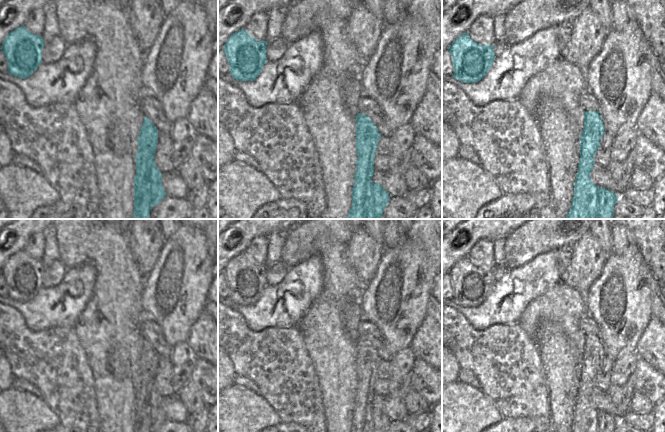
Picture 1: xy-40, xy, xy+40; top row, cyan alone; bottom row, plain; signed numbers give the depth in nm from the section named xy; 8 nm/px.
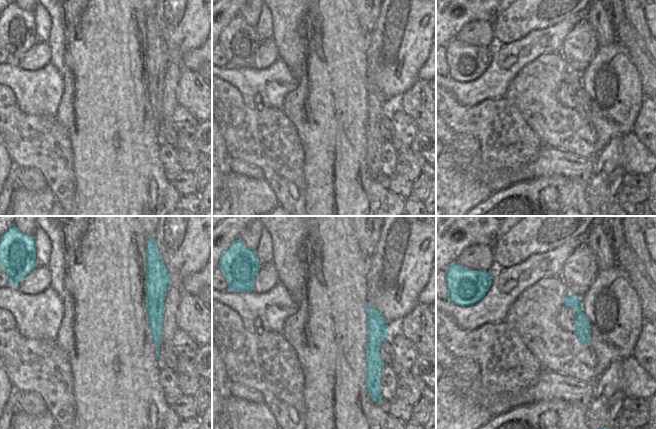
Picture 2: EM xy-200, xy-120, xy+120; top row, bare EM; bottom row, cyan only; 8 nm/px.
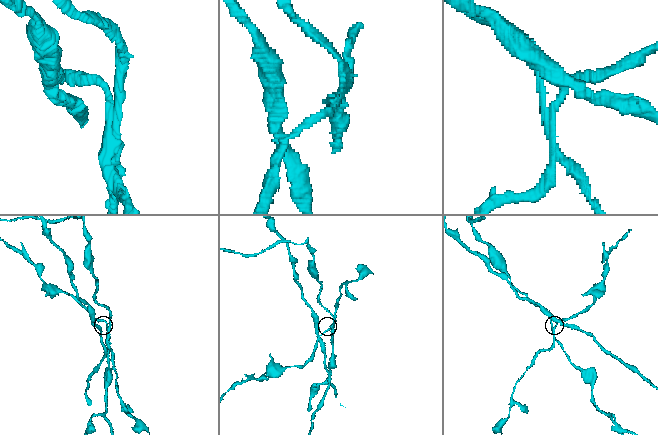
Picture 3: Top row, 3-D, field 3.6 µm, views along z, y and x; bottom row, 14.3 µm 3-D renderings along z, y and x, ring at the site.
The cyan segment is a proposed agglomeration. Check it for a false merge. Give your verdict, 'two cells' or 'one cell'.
two cells

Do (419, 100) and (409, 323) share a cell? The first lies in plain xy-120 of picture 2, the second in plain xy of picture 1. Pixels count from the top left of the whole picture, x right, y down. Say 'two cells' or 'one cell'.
two cells

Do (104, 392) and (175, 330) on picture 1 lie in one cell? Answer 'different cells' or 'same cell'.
different cells

